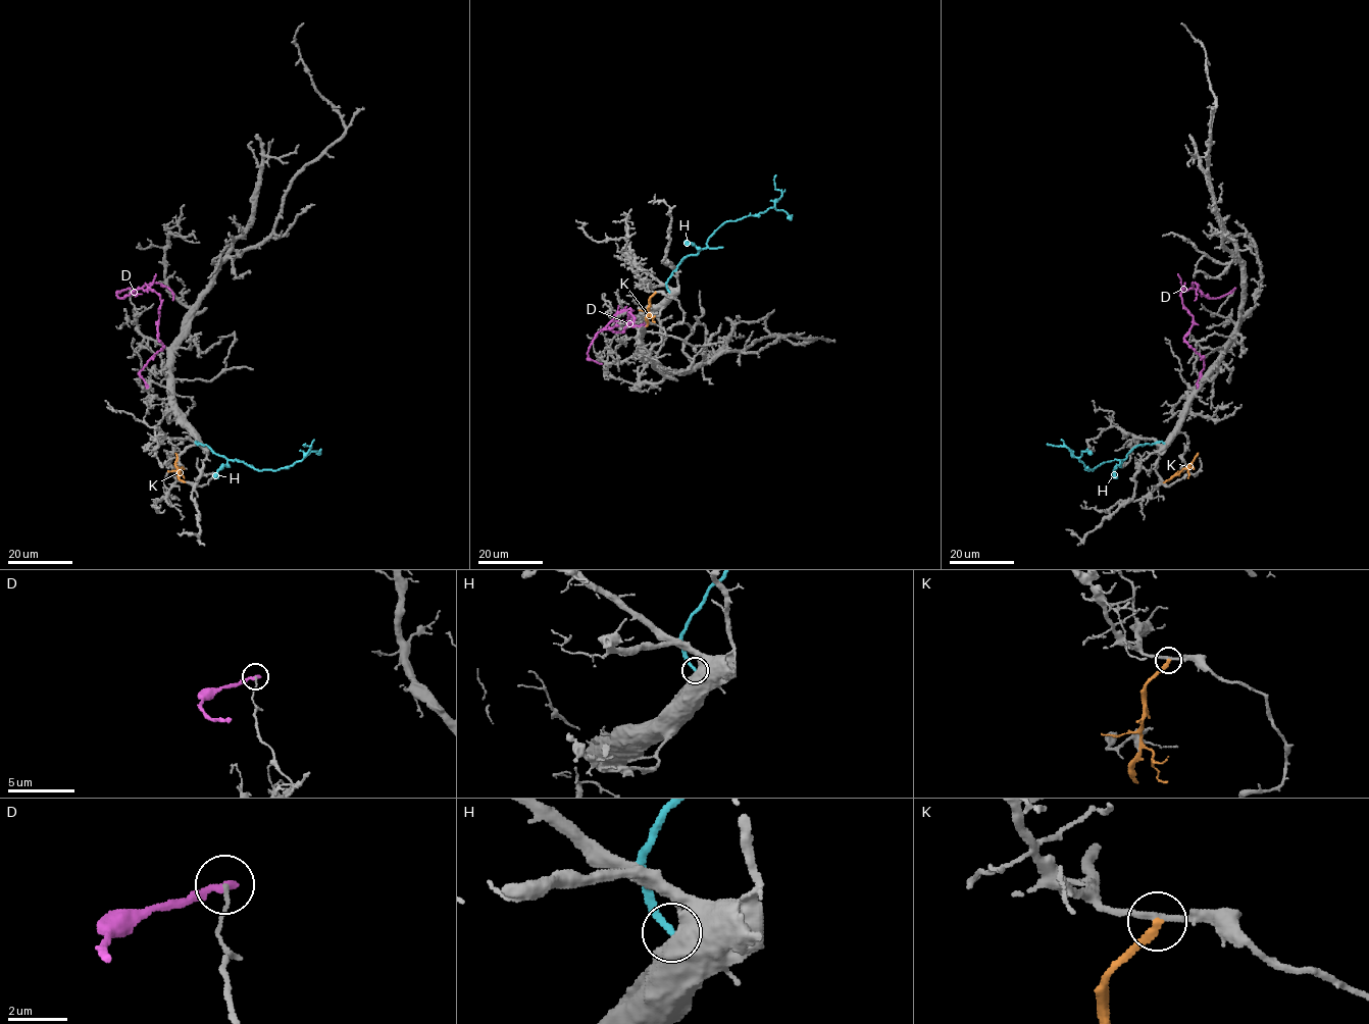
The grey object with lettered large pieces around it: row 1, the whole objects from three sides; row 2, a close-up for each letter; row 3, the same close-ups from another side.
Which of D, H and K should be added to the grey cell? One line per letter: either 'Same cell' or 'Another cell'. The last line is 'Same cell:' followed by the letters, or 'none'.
D: Another cell
H: Another cell
K: Another cell
Same cell: none

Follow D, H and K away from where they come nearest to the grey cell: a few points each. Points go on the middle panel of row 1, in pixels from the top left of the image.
D: (600, 363), (589, 357), (591, 343), (616, 313), (630, 309), (634, 319), (621, 331), (610, 328), (616, 324)
H: (669, 292), (666, 283), (676, 265), (704, 248), (724, 222), (772, 208), (782, 195), (775, 188), (775, 174)
K: (655, 292), (650, 298), (646, 326)

